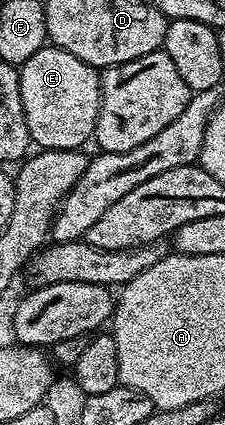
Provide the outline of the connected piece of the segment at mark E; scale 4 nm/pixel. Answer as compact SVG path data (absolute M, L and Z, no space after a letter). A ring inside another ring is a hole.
M44 45L40 51L33 53L29 61L19 67L21 81L21 105L25 109L25 121L31 134L32 144L49 151L74 151L82 148L83 142L90 140L95 133L99 116L99 97L101 94L101 75L96 68L85 61L65 53L65 49L54 45Z

